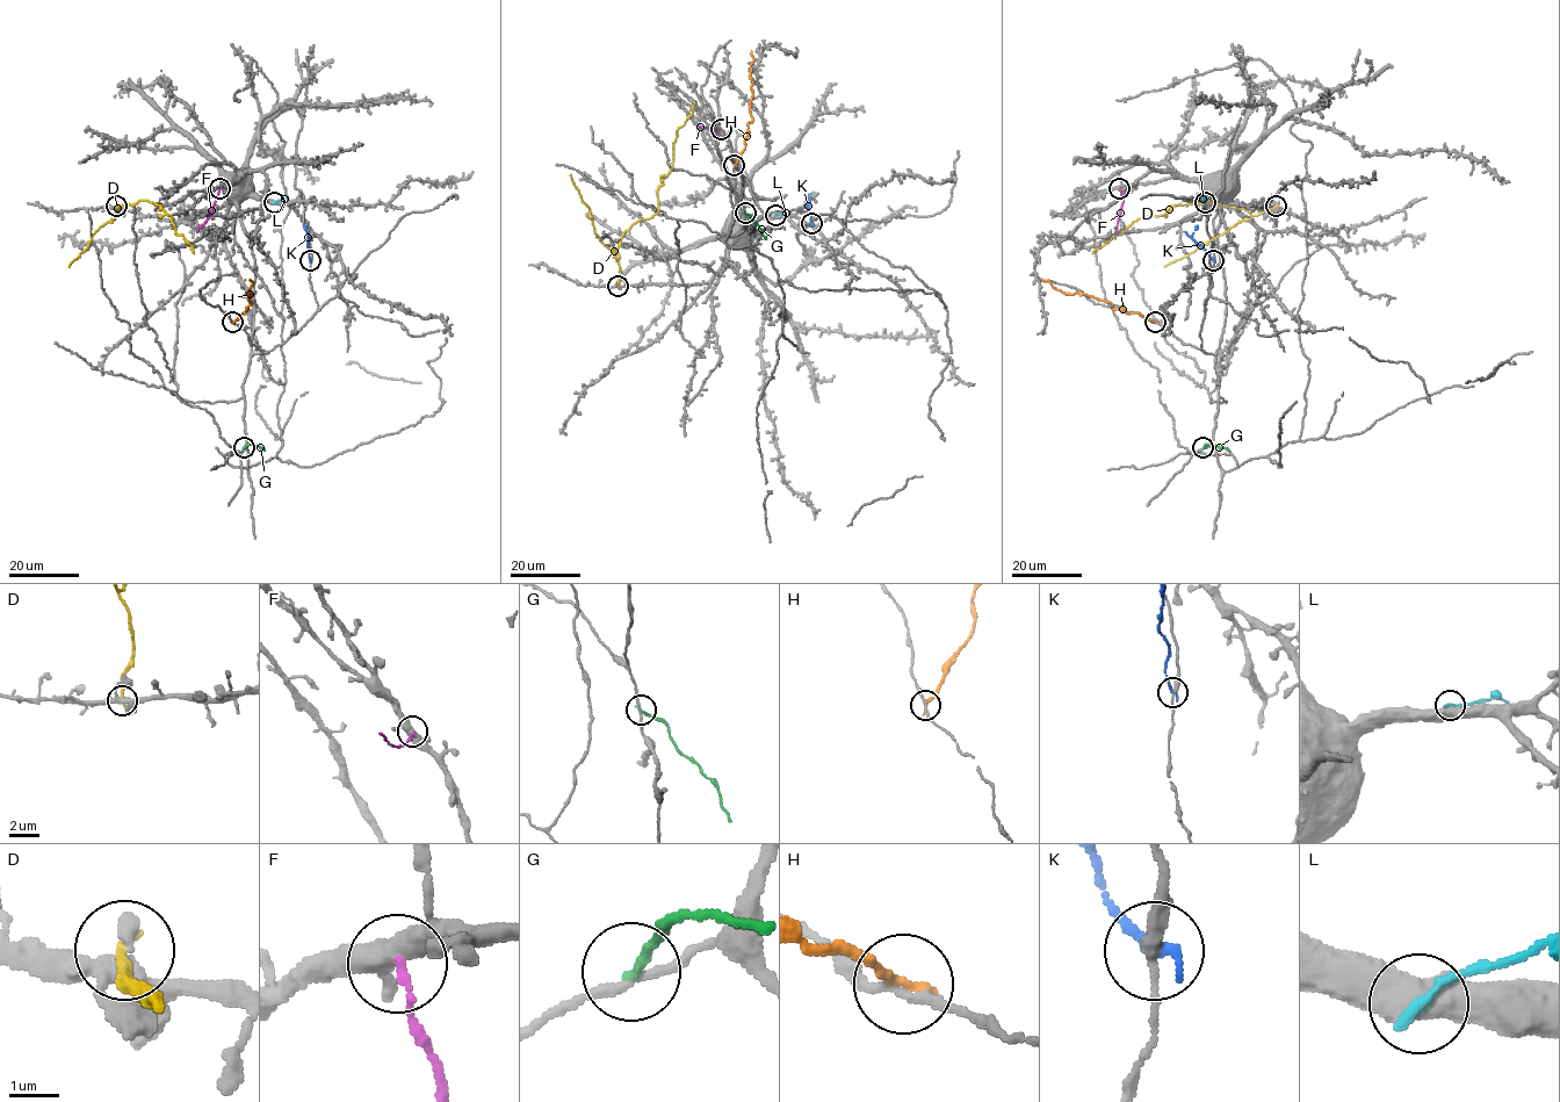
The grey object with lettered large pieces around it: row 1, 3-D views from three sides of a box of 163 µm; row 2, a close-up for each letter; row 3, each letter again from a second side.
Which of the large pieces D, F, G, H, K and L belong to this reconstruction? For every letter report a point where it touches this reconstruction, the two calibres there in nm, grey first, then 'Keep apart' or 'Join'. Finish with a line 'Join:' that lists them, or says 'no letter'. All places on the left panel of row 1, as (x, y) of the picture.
D: Touches grey at (116, 206). Thickness 300 nm (grey) against 220 nm. Keep apart
F: Touches grey at (219, 188). Thickness 400 nm (grey) against 160 nm. Keep apart
G: Touches grey at (244, 447). Thickness 150 nm (grey) against 180 nm. Keep apart
H: Touches grey at (232, 322). Thickness 160 nm (grey) against 220 nm. Keep apart
K: Touches grey at (310, 260). Thickness 240 nm (grey) against 280 nm. Keep apart
L: Touches grey at (274, 202). Thickness 550 nm (grey) against 240 nm. Keep apart
Join: no letter

